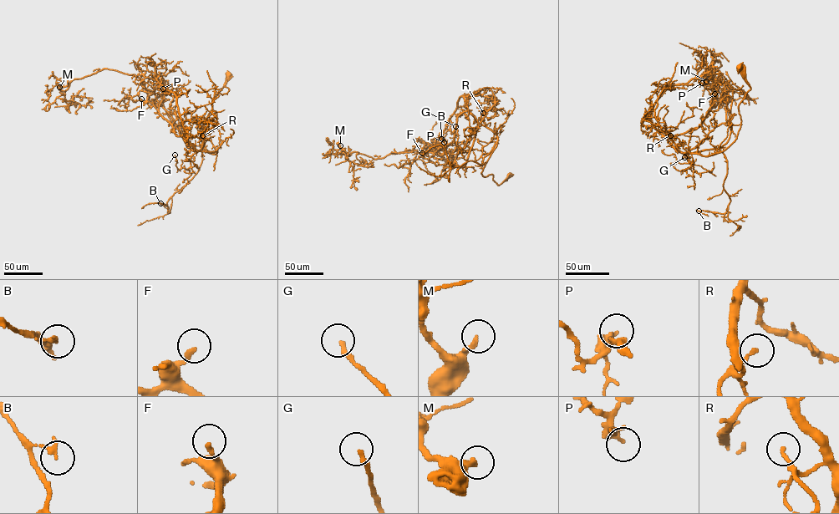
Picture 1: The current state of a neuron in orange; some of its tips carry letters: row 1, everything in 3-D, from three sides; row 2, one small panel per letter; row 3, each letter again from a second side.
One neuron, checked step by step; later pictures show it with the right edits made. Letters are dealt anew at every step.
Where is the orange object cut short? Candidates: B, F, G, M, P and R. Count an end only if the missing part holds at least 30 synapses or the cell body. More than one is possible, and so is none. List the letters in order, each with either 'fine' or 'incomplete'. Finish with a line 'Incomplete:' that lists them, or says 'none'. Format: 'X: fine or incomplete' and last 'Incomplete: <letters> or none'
B: fine
F: fine
G: fine
M: fine
P: fine
R: fine
Incomplete: none

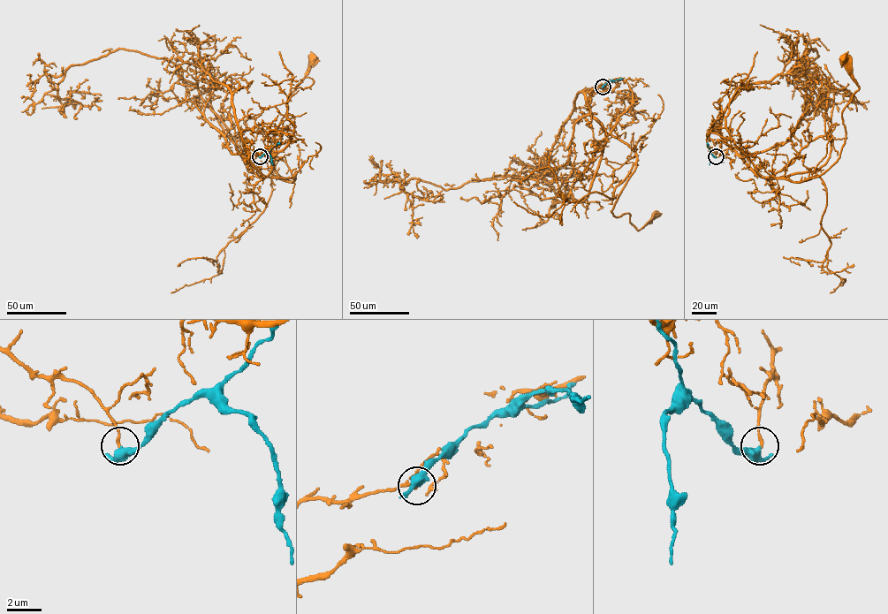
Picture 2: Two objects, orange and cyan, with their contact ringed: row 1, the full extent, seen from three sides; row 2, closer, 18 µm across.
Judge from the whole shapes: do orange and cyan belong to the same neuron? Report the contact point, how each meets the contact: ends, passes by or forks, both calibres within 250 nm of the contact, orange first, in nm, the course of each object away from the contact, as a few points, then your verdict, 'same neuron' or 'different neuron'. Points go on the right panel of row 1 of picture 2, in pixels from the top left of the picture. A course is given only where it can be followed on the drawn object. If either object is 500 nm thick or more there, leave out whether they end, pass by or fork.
(716, 156) | orange ends | cyan passes by | 170/400 nm | orange via (716, 156), (723, 140), (763, 177), (801, 182), (826, 170), (844, 142), (843, 109), (859, 88), (842, 59) | cyan via (716, 156), (710, 153), (707, 143) | different neuron

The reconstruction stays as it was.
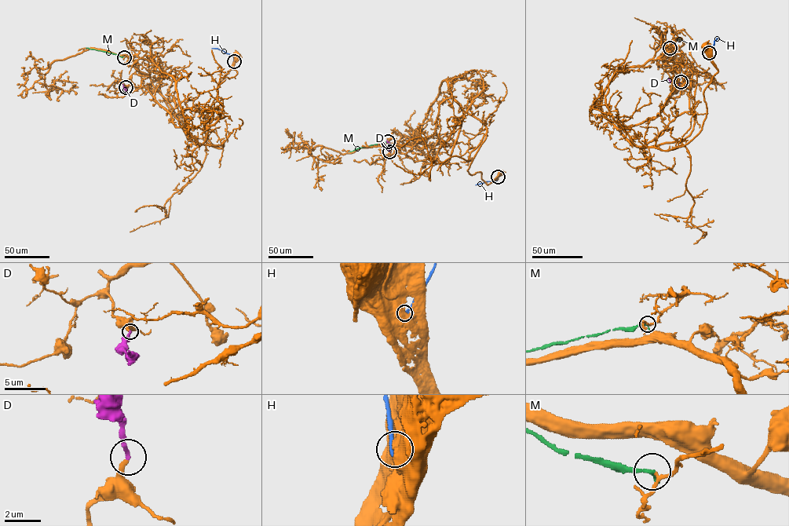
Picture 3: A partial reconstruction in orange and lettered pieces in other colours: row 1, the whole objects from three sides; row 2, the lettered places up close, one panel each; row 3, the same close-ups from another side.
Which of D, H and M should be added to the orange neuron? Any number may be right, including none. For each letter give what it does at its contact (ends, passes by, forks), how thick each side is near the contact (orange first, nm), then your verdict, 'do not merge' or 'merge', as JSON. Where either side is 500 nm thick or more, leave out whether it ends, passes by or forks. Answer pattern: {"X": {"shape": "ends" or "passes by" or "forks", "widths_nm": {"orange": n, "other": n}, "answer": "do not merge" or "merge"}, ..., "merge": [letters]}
{"D": {"shape": "ends", "widths_nm": {"orange": 240, "other": 240}, "answer": "merge"}, "H": {"widths_nm": {"orange": 850, "other": 240}, "answer": "do not merge"}, "M": {"shape": "ends", "widths_nm": {"orange": 170, "other": 200}, "answer": "do not merge"}, "merge": ["D"]}

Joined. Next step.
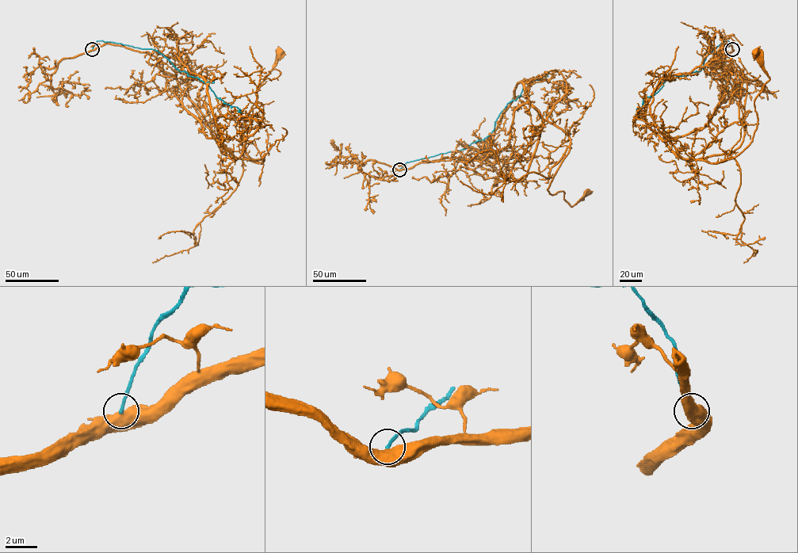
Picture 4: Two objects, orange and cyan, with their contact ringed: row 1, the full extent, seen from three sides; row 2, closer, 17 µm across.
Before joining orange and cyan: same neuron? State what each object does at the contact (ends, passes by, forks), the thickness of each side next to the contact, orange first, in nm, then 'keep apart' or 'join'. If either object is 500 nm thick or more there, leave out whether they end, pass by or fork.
1000 nm thick on the orange side, 180 nm on the other; keep apart

